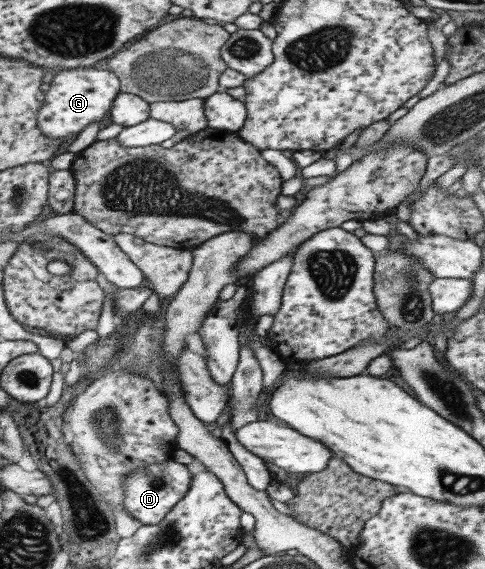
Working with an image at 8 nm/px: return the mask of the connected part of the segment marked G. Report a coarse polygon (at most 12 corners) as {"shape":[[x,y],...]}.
{"shape":[[92,66],[57,70],[40,129],[69,142],[110,110],[119,82]]}

